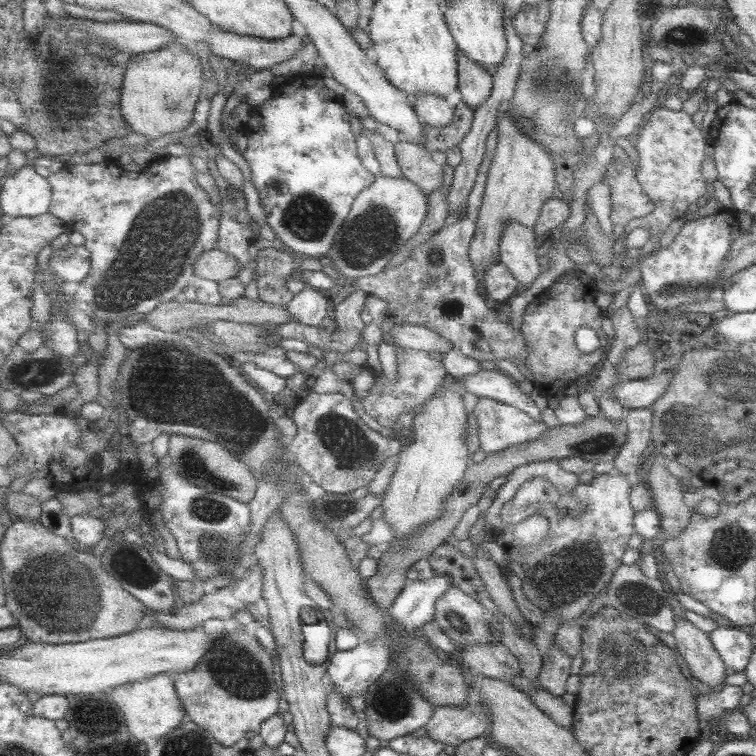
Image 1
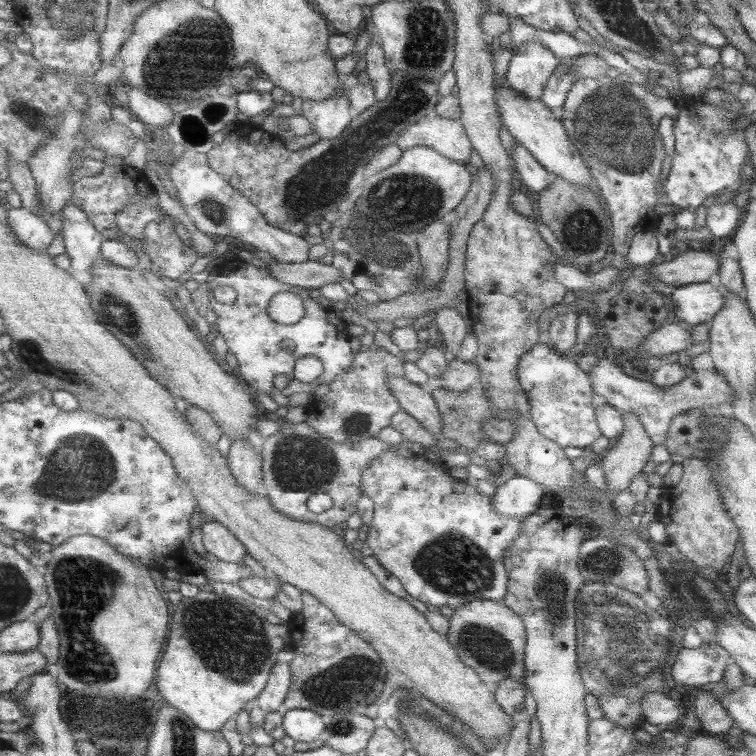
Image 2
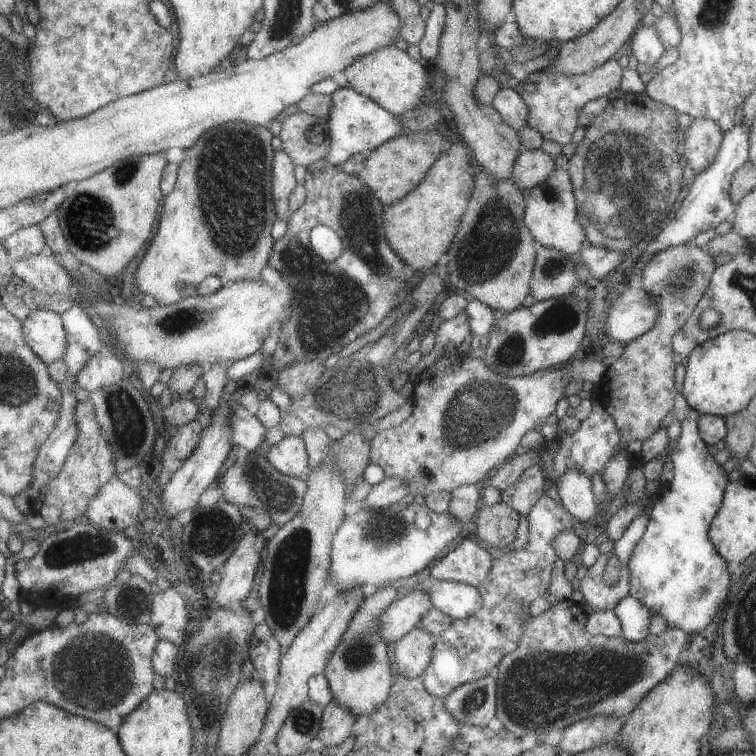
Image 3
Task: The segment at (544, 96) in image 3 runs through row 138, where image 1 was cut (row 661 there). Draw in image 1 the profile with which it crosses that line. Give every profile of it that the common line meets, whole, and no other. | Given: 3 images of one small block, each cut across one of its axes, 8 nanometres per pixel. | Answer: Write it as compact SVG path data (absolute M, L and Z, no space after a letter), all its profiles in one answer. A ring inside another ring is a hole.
M553 644L553 648L549 650L549 658L545 658L545 666L541 672L541 686L551 694L555 694L557 698L563 698L567 690L567 678L571 676L571 662L573 658L561 652L557 644Z

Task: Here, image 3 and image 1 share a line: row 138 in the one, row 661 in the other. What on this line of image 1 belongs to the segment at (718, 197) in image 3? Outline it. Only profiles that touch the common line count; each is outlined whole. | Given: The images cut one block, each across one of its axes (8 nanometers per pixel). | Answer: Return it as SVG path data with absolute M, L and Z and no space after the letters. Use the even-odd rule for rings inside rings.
M717 626L709 632L709 640L719 652L721 660L727 664L729 672L743 672L749 664L749 656L753 652L749 632L735 626Z

